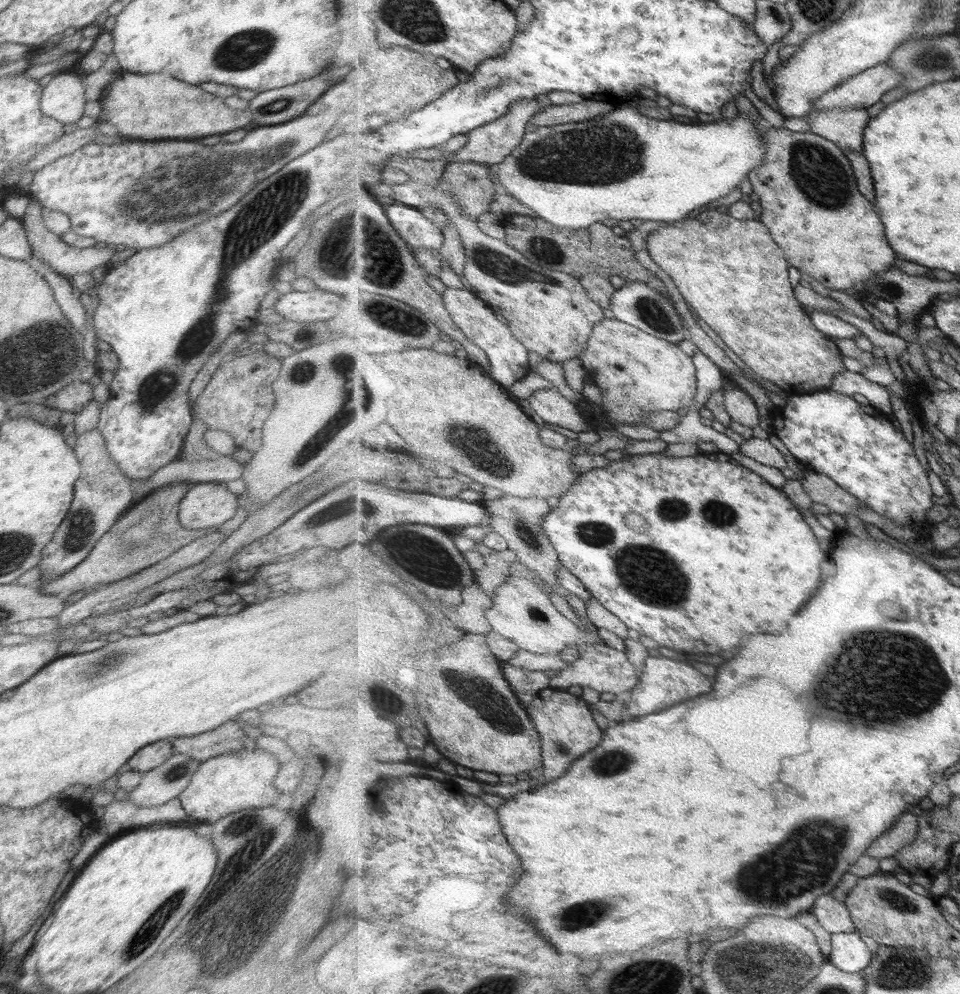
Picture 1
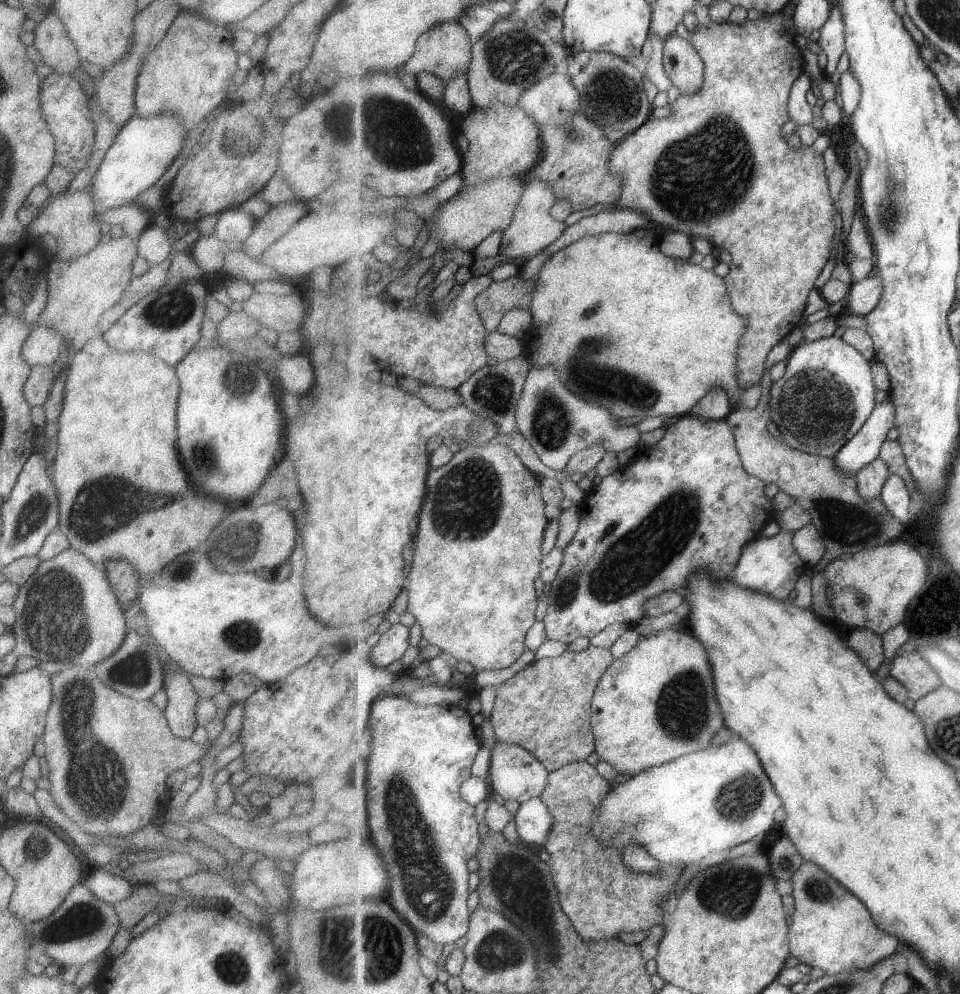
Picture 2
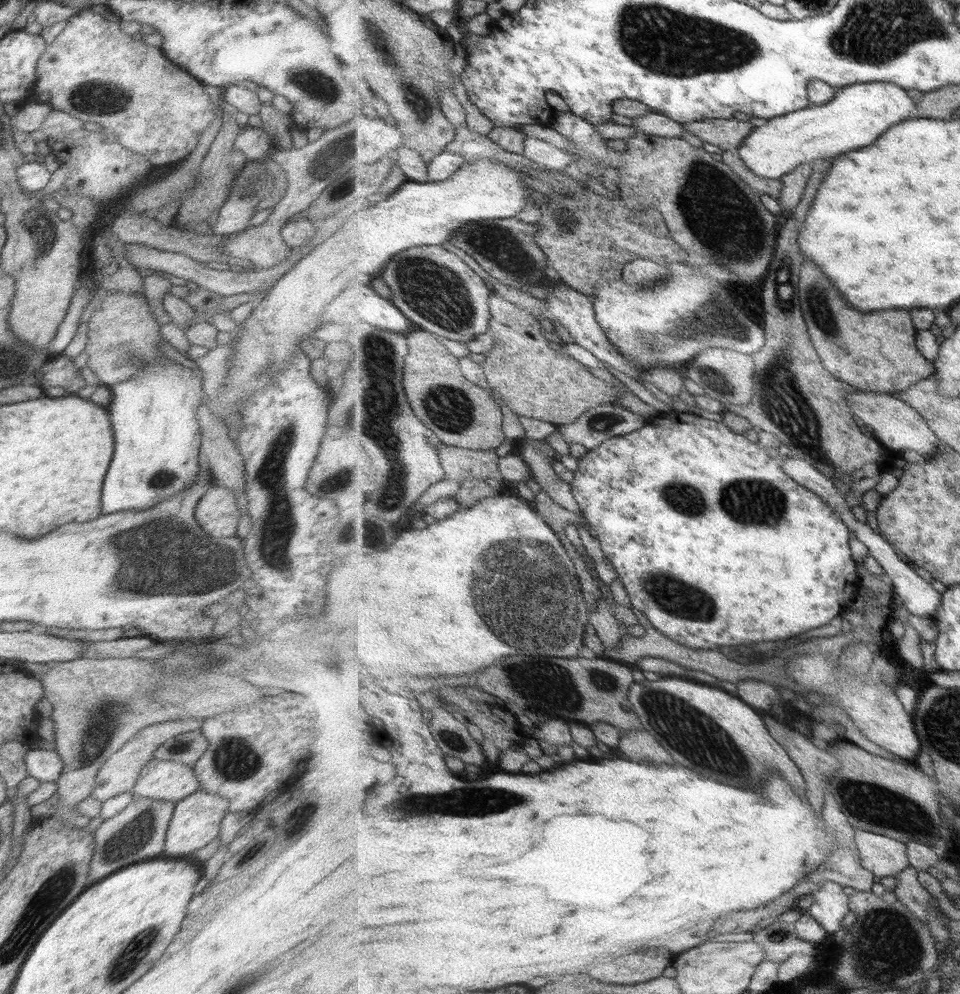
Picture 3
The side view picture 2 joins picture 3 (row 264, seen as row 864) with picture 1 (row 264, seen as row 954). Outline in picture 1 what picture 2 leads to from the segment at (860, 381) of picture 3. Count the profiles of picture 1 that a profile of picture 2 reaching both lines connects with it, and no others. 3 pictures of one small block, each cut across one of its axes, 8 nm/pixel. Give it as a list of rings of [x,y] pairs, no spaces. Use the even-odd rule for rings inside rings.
[[[766,127],[764,139],[766,140],[766,157],[763,166],[753,170],[748,176],[748,180],[753,188],[752,196],[759,200],[760,206],[763,208],[763,213],[761,213],[759,220],[770,228],[773,238],[776,239],[776,243],[785,251],[785,256],[788,258],[791,266],[807,273],[829,290],[843,291],[847,288],[853,288],[855,290],[865,291],[867,281],[876,279],[885,271],[892,269],[894,265],[893,262],[895,262],[895,250],[893,250],[893,248],[889,246],[889,242],[887,242],[885,226],[883,226],[883,222],[881,222],[881,216],[875,212],[873,204],[859,192],[859,188],[857,188],[857,177],[852,162],[845,154],[845,151],[834,142],[811,131],[797,133],[783,127]]]

